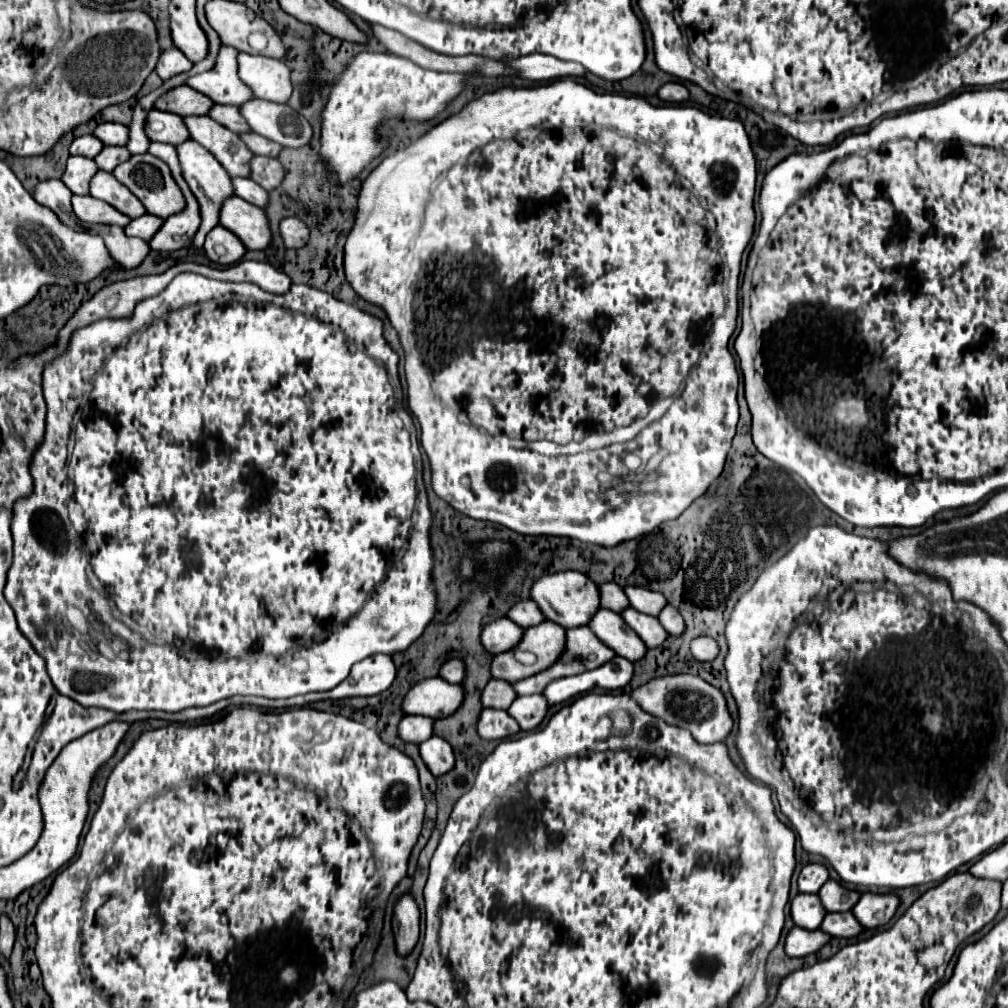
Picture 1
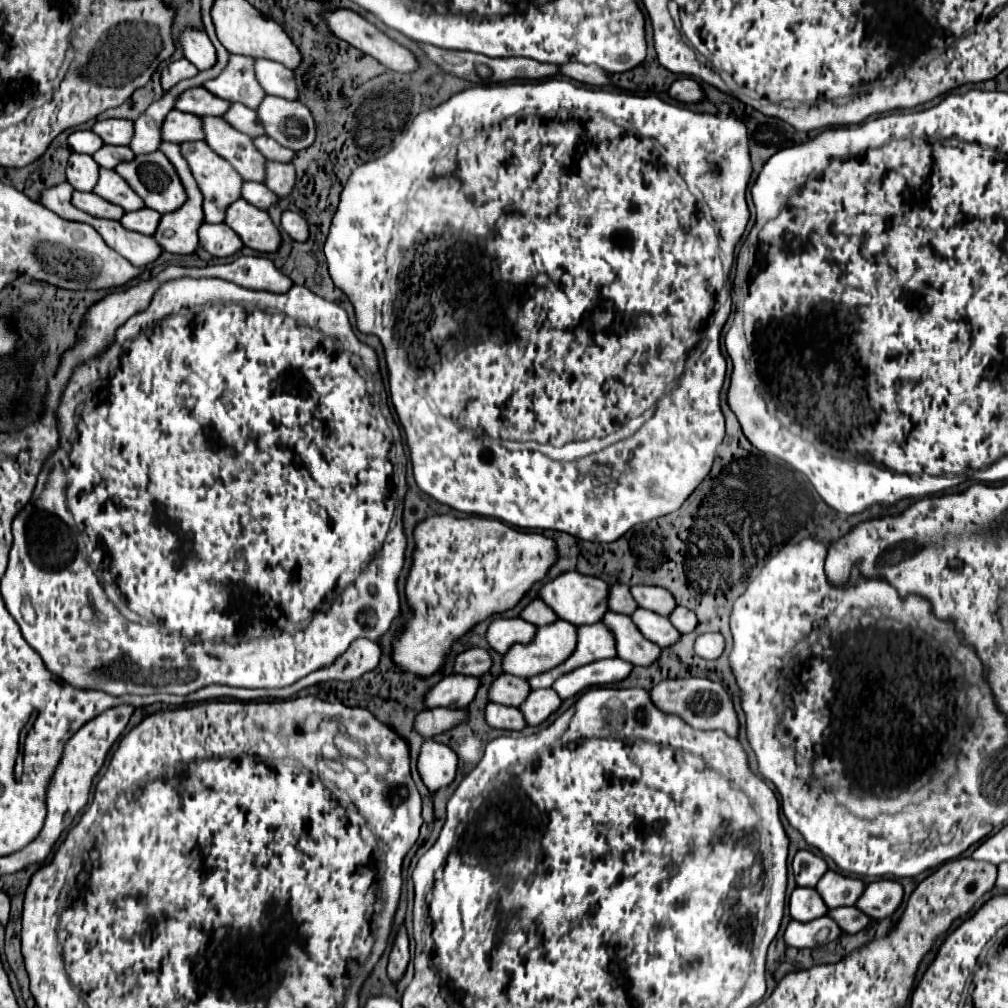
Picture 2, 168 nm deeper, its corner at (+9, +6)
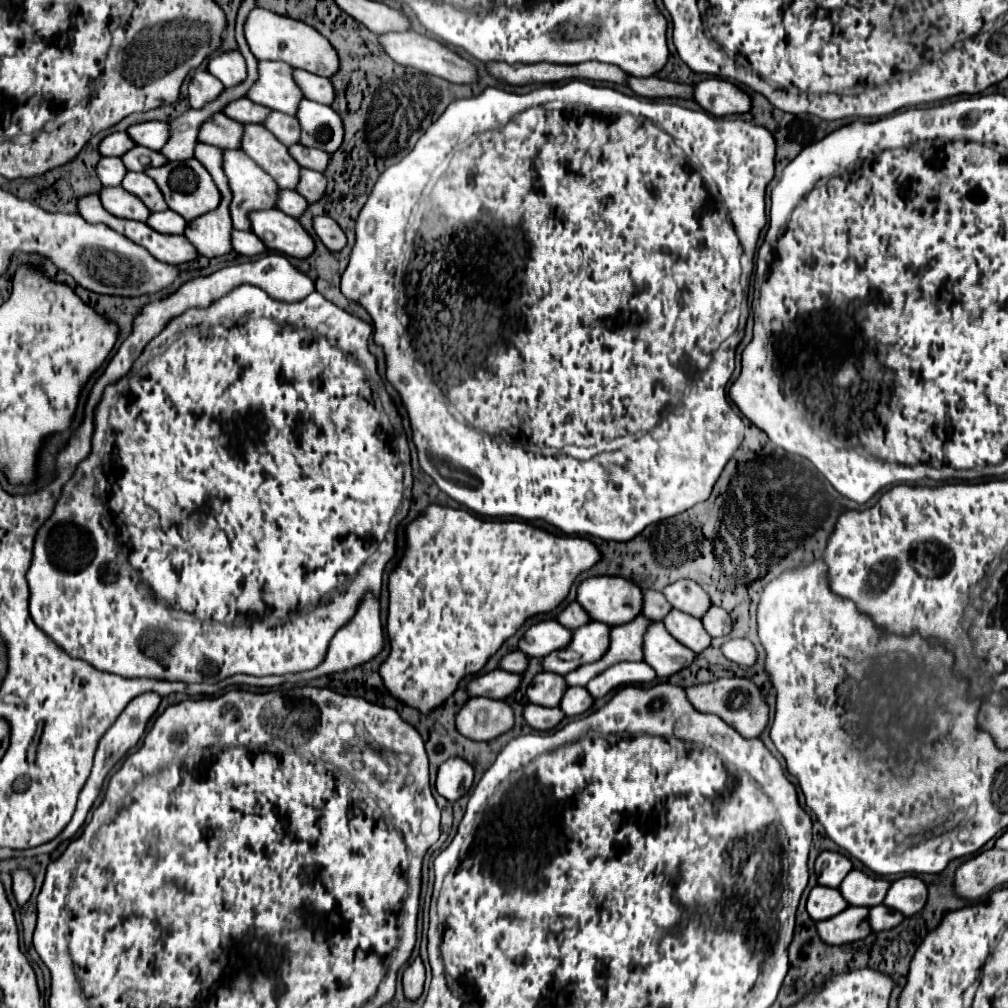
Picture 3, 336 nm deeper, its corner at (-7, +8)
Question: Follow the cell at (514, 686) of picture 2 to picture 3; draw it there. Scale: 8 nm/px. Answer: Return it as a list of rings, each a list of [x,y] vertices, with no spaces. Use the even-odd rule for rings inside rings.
[[[542,672],[534,678],[534,684],[528,688],[528,698],[532,704],[538,706],[558,706],[566,688],[568,686],[564,676],[554,672]]]

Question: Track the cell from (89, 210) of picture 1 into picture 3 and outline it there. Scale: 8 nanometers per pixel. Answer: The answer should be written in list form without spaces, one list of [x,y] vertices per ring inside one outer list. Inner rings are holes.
[[[120,186],[118,188],[102,188],[100,200],[102,200],[102,206],[116,218],[146,222],[150,216],[150,210],[144,206],[144,202]]]

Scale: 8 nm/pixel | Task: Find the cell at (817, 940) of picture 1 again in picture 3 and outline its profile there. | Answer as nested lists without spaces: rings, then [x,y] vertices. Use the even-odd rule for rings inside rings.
[[[848,906],[844,912],[836,914],[834,918],[818,922],[816,928],[818,934],[828,944],[856,942],[872,932],[868,922],[868,908],[860,908],[860,906]]]

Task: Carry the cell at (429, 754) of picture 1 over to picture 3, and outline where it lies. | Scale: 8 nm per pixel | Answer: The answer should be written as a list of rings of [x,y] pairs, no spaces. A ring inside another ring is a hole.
[[[450,758],[438,768],[436,790],[446,800],[454,802],[464,796],[474,782],[474,768],[462,758]]]

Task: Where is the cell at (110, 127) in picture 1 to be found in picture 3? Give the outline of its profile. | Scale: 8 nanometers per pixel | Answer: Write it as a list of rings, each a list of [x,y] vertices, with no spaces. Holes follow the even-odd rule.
[[[142,122],[128,128],[132,140],[138,146],[146,146],[150,150],[162,150],[162,146],[170,138],[170,124],[168,122]]]

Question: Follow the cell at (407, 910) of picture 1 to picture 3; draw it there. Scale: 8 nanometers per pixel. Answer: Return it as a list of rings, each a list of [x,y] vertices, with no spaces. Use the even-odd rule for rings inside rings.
[[[416,958],[404,972],[404,996],[406,1000],[418,1000],[424,990],[424,964],[420,958]]]

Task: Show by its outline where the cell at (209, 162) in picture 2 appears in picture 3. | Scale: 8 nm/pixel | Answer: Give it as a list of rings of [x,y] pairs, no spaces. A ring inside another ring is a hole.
[[[224,150],[224,172],[226,172],[230,188],[234,192],[234,198],[232,198],[232,204],[230,204],[234,228],[236,230],[252,230],[248,214],[274,208],[280,188],[276,186],[274,178],[268,176],[264,170],[260,170],[260,166],[254,164],[254,160],[244,150]]]

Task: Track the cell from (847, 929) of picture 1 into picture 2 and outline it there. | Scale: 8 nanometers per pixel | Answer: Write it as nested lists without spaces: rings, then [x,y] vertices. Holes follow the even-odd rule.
[[[844,906],[844,908],[832,908],[828,910],[828,916],[842,928],[842,932],[846,934],[854,934],[854,932],[860,932],[868,922],[870,918],[866,914],[862,914],[858,908],[854,906]]]

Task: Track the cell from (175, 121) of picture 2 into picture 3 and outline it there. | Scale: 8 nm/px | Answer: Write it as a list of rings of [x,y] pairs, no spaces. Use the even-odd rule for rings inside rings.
[[[216,114],[200,128],[198,138],[204,144],[212,144],[222,150],[232,150],[240,148],[242,134],[244,134],[244,124],[228,118],[226,114]]]

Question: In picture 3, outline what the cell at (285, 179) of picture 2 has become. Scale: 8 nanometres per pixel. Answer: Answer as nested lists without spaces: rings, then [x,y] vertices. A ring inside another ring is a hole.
[[[302,170],[300,184],[298,184],[296,190],[308,200],[308,204],[314,204],[314,202],[318,202],[318,200],[324,196],[324,192],[326,192],[326,176],[320,174],[320,172]]]

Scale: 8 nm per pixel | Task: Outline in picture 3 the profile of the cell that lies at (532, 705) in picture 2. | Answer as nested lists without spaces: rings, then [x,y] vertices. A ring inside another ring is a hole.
[[[576,686],[576,688],[568,688],[568,692],[564,694],[564,700],[560,702],[560,708],[566,716],[574,718],[584,714],[592,704],[594,704],[594,698],[590,696],[590,692],[586,688]]]

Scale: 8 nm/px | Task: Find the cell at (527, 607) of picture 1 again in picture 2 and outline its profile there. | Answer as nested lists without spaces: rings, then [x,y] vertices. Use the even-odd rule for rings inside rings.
[[[534,598],[522,612],[520,612],[520,618],[534,624],[534,626],[544,626],[548,622],[554,622],[556,620],[556,614],[544,606],[544,602],[540,602],[540,598]]]

